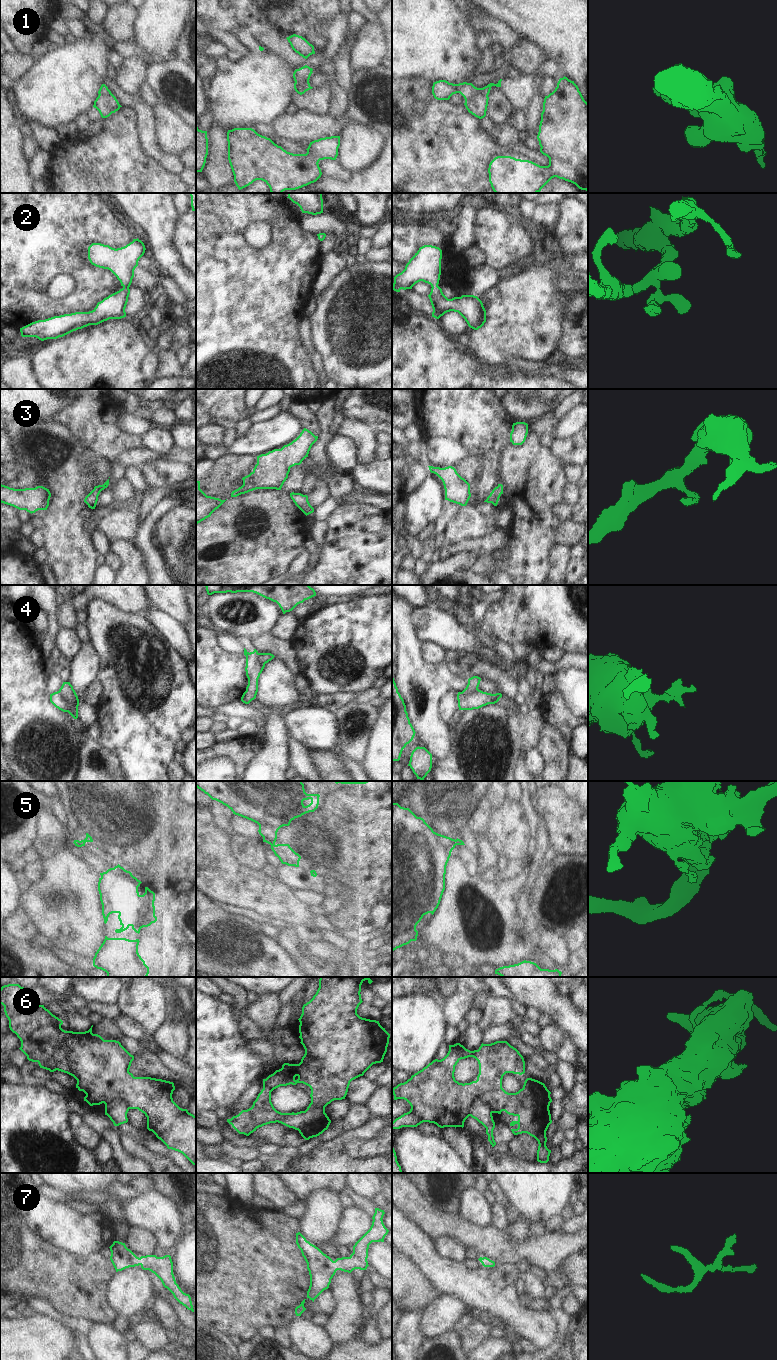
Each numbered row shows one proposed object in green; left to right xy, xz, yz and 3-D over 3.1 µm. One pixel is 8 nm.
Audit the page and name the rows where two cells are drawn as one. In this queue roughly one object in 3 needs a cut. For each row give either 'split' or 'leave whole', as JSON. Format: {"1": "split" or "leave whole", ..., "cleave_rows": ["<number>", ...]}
{"1": "split", "2": "leave whole", "3": "leave whole", "4": "split", "5": "split", "6": "split", "7": "leave whole", "cleave_rows": ["1", "4", "5", "6"]}

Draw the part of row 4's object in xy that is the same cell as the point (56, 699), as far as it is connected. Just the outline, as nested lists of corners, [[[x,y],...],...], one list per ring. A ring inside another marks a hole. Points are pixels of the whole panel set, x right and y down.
[[[59,691],[50,694],[50,702],[59,710],[67,712],[69,707],[65,700],[60,695]]]

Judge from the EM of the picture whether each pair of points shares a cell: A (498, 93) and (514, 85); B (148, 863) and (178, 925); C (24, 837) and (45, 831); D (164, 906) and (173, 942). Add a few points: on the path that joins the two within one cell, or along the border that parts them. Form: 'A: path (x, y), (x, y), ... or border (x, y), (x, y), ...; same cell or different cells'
A: border (490, 87), (500, 87), (517, 109); different cells
B: border (184, 887), (175, 890), (158, 890), (155, 893); different cells
C: border (37, 822), (36, 837), (32, 845); different cells
D: path (173, 915), (173, 933); same cell

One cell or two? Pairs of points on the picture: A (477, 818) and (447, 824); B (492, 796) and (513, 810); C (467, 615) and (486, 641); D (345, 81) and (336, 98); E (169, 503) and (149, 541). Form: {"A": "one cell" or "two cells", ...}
{"A": "two cells", "B": "two cells", "C": "one cell", "D": "two cells", "E": "one cell"}

